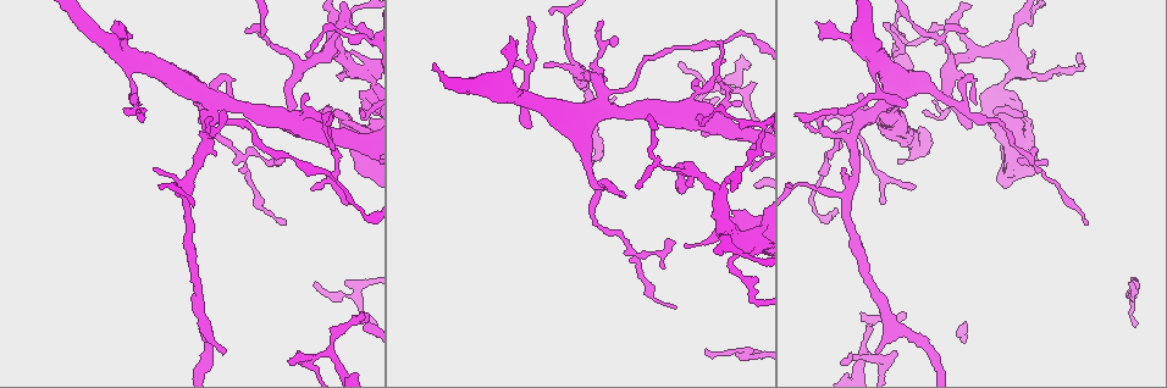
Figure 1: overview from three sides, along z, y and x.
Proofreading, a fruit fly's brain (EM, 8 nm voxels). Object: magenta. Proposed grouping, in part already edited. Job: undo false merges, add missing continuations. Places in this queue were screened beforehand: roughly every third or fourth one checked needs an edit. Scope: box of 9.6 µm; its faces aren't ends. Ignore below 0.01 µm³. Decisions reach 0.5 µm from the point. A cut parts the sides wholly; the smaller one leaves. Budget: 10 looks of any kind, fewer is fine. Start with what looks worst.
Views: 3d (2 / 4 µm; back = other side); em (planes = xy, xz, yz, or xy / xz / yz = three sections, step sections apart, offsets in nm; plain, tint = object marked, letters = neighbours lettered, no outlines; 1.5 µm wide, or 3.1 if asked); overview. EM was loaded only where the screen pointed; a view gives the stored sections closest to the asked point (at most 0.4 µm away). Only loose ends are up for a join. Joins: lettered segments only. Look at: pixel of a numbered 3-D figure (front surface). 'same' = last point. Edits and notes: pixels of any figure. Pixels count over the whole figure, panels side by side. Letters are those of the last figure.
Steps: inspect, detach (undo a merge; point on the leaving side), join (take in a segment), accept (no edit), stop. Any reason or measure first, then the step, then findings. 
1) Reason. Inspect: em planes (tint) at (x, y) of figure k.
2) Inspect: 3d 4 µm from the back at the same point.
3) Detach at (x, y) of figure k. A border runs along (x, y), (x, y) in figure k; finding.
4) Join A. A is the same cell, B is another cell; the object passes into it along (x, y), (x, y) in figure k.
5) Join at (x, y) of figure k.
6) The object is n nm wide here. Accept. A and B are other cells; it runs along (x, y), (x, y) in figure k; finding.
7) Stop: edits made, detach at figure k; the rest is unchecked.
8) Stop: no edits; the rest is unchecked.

An open end. Inspect: em planes (letters) at (698, 83) of figure 1.

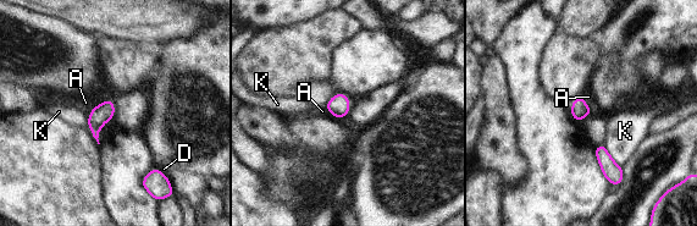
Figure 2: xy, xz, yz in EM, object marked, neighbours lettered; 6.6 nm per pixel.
Accept. A, D and K are other cells; a border runs along (112, 99), (97, 104), (87, 116) in figure 2; none of them fits.

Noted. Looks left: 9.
Abrupt turn. Inspect: em xy step 4 (tint) at (869, 359) of figure 1.

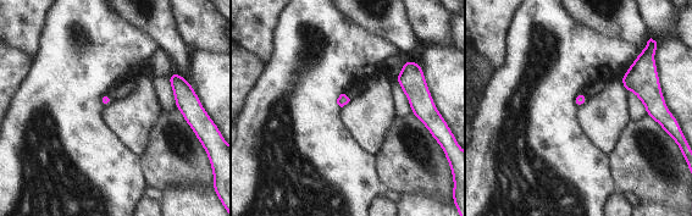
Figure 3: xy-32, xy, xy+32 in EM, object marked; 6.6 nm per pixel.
Cut it another way. Inspect: em planes (letters) at the same point.

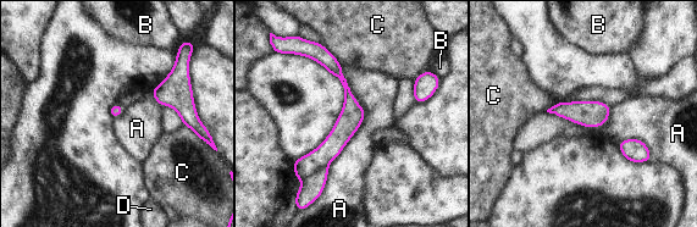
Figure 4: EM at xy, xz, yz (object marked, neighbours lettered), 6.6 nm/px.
The object is 80 nm wide here. Accept. A, B, C and D are other cells; a border runs along (342, 65), (365, 117), (319, 195) in figure 4; all the same cell.

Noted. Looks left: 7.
Tapers out. Inspect: em xz step 4 (letters) at (914, 187) of figure 1.

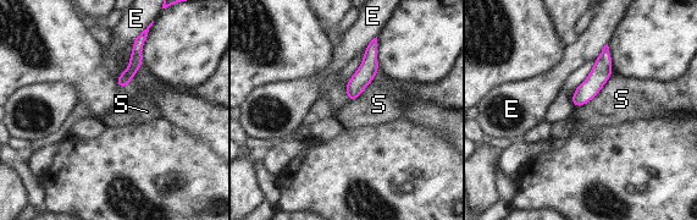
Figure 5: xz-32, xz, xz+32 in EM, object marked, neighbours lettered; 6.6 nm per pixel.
Inspect: em planes (letters) at the same point.

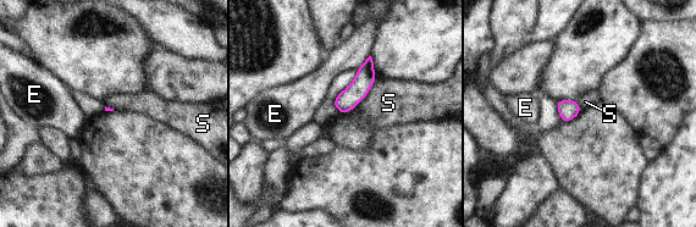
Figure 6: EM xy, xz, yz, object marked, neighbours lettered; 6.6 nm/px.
Accept. E and S are other cells; it runs along (369, 61), (364, 81), (342, 110) in figure 6; no lettered segment goes on from it.

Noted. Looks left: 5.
Branch stops here. Inspect: em yz step 8 (letters) at (673, 242) of figure 1.

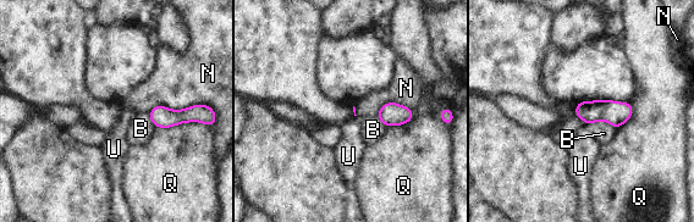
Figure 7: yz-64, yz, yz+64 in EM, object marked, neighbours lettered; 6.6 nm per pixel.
The object is 140 nm wide here; the longest contact is with N, 280 nm. Accept. B, N, Q and U are other cells; no lettered segment goes on from it.

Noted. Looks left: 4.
Stop: no edits; the rest is unchecked.

